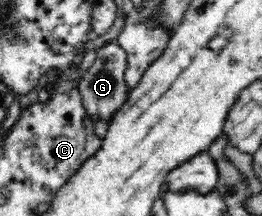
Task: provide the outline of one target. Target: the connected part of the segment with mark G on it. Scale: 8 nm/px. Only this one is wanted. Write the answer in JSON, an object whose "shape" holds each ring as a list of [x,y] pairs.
{"shape":[[[114,39],[103,44],[91,56],[92,64],[88,69],[82,70],[83,76],[77,82],[76,97],[84,100],[86,113],[90,114],[94,122],[98,119],[108,121],[128,95],[123,78],[123,73],[127,69],[127,53]]]}

